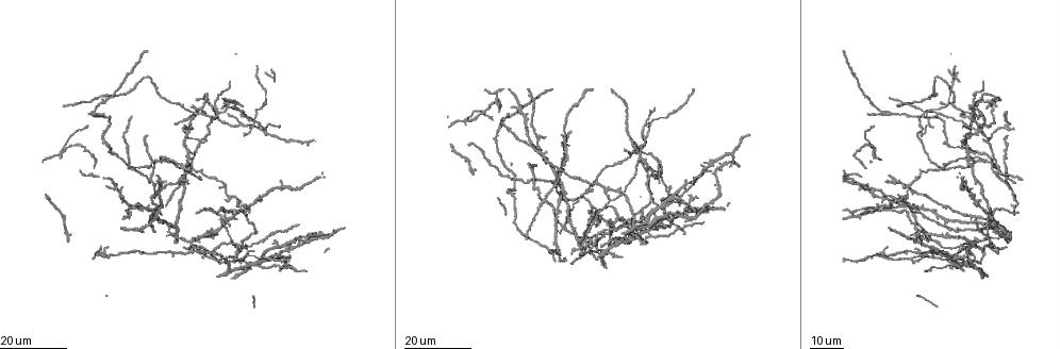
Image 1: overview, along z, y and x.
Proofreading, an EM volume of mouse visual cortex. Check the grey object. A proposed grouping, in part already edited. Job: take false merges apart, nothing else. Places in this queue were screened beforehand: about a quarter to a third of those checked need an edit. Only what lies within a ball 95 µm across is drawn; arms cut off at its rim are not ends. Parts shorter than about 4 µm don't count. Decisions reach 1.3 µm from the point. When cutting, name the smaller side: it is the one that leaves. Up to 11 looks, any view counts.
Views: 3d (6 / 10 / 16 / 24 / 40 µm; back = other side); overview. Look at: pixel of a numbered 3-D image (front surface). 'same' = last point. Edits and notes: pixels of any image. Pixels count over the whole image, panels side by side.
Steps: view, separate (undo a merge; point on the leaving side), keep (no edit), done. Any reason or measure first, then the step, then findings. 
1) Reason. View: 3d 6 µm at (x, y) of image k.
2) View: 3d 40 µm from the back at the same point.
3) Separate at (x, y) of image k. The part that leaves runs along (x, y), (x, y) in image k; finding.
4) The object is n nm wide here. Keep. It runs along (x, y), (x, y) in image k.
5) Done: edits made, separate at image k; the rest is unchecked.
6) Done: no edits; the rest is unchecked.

Four or more arms meet. View: 3d 24 µm at (265, 132) of image 1.

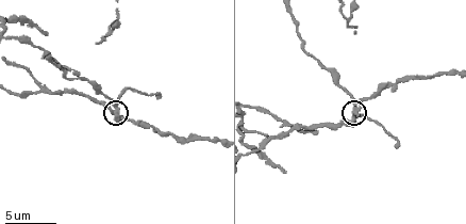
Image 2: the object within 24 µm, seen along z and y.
View: 3d 6 µm at (117, 109) of image 2.

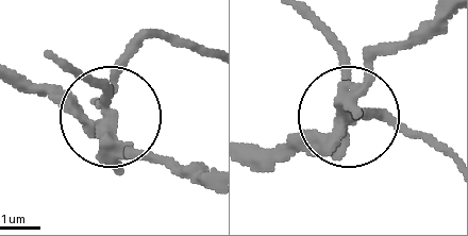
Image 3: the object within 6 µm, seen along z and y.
5 arms meet here. Separate at (121, 61) of image 3. The part that leaves runs along (109, 115), (109, 99), (67, 68) in image 3; a second neuron is stuck on.

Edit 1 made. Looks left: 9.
View: overview.

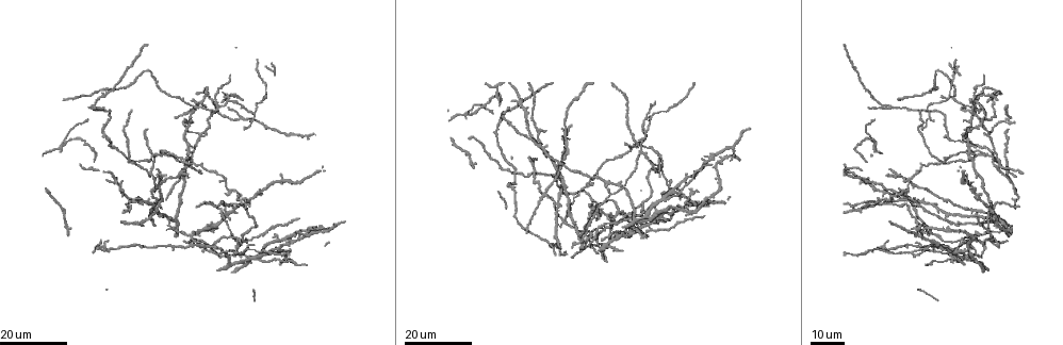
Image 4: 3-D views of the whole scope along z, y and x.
Four-way junction. View: 3d 24 µm at (201, 133) of image 4.

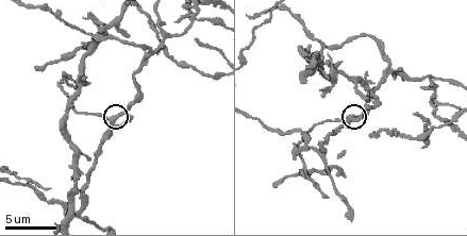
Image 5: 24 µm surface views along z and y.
View: 3d 6 µm at (350, 117) of image 5.

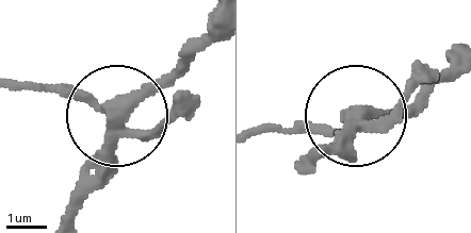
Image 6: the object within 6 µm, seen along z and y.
The side arm is 20 µm long. Separate at (66, 95) of image 6. The part that leaves runs along (114, 125), (94, 104), (22, 87) in image 6; a second neuron is stuck on.

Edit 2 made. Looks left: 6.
Branch point. View: 3d 10 µm at (304, 144) of image 5.

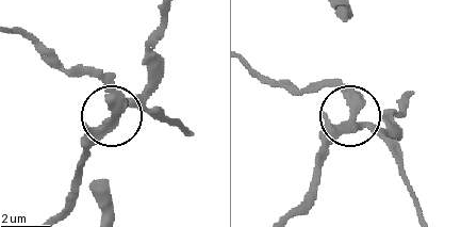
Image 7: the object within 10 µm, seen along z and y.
The object is 290 nm wide here. Keep. It runs along (163, 19), (145, 86), (112, 113), (100, 77) in image 7; all the same neuron.

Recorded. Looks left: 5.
Three arms meet. View: 3d 16 µm at (613, 195) of image 4.

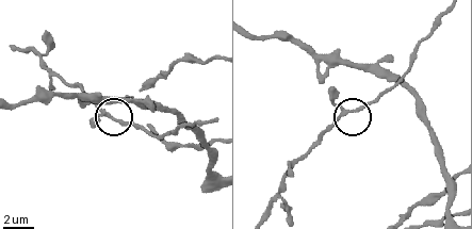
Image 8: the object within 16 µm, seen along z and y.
View: 3d 6 µm at (106, 114) of image 8.

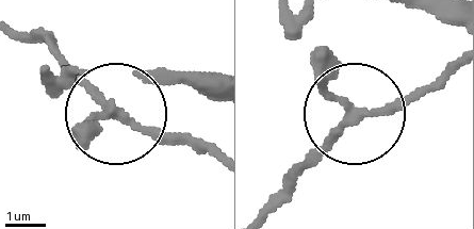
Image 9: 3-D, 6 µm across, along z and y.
The side arm is 51 µm long. Keep. It runs along (18, 34), (49, 44), (130, 119), (198, 152) in image 9; continuous, no second neuron.

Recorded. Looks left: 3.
Two arms in line, one across. View: 3d 24 µm at (238, 236) of image 4.

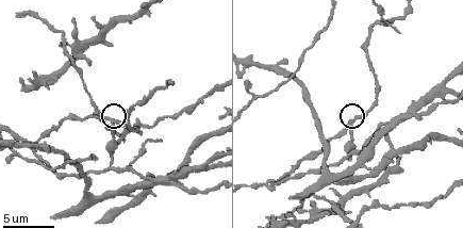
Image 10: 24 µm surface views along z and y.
View: 3d 6 µm at (112, 119) of image 10.

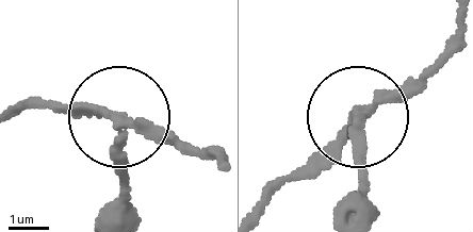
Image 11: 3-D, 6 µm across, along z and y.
3 arms meet here. Separate at (115, 174) of image 11. A second neuron is stuck on.

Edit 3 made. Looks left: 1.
Thin arm on a thick one. View: 3d 10 µm at (332, 66) of image 5.

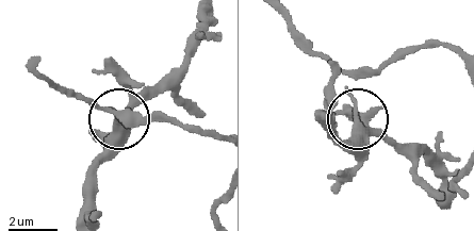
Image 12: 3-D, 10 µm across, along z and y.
The side arm is 72 µm long. Keep. Continuous, no second neuron.

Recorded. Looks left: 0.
Done: edits made, separate at image 3, separate at image 6, separate at image 11; the rest is unchecked.

